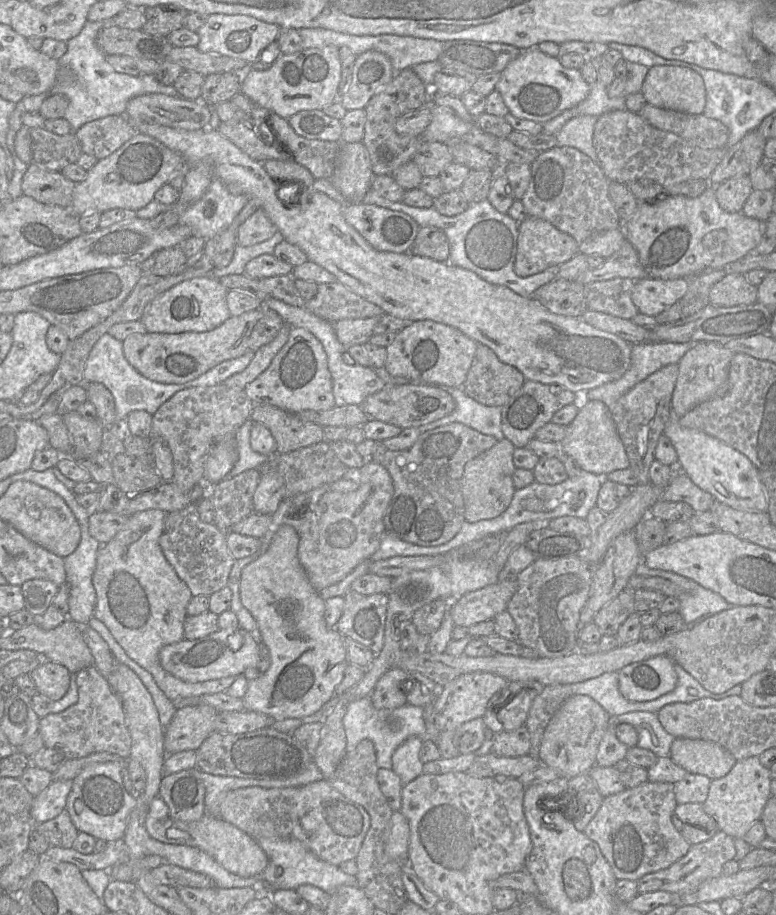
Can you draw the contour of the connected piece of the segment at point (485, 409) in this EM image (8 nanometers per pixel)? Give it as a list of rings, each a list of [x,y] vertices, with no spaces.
[[[438,386],[447,391],[455,401],[455,409],[445,417],[419,426],[420,432],[453,422],[462,423],[498,441],[505,438],[501,429],[500,406],[487,406],[470,398],[461,387]]]

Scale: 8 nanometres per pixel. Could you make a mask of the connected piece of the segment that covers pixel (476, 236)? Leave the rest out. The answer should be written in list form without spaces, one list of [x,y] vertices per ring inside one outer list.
[[[371,188],[365,194],[361,203],[405,213],[415,220],[420,227],[434,226],[441,229],[449,242],[448,262],[450,264],[470,270],[491,284],[505,286],[522,297],[531,298],[538,288],[559,277],[558,267],[548,268],[528,277],[520,277],[515,273],[518,223],[507,214],[496,210],[487,199],[470,204],[464,212],[456,216],[444,216],[433,206],[417,208],[407,206],[402,201],[392,202],[381,197]]]

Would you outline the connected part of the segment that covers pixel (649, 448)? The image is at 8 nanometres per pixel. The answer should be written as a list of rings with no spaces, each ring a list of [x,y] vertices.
[[[669,364],[636,384],[610,407],[618,434],[623,442],[637,485],[650,483],[649,469],[655,459],[654,452],[671,416],[672,394],[679,372],[678,364]]]

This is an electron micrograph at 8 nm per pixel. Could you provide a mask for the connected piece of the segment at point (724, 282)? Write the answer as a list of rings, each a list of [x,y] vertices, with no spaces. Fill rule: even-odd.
[[[728,273],[712,286],[709,294],[710,304],[733,307],[756,303],[758,300],[757,287],[749,283],[744,274]]]

